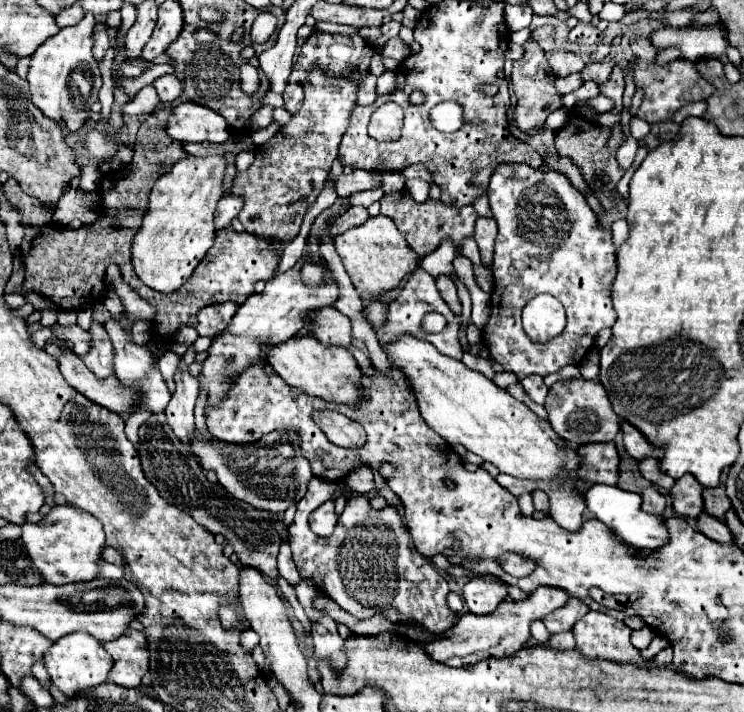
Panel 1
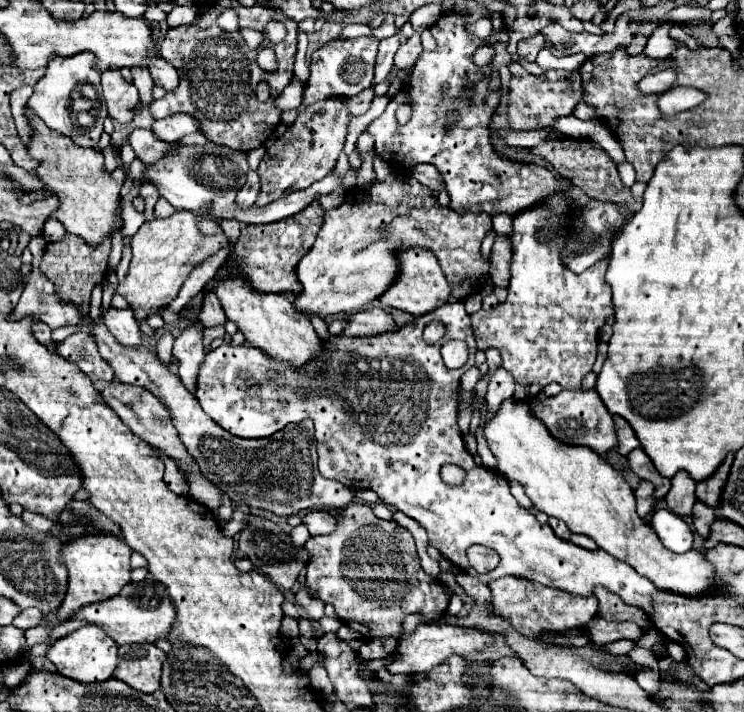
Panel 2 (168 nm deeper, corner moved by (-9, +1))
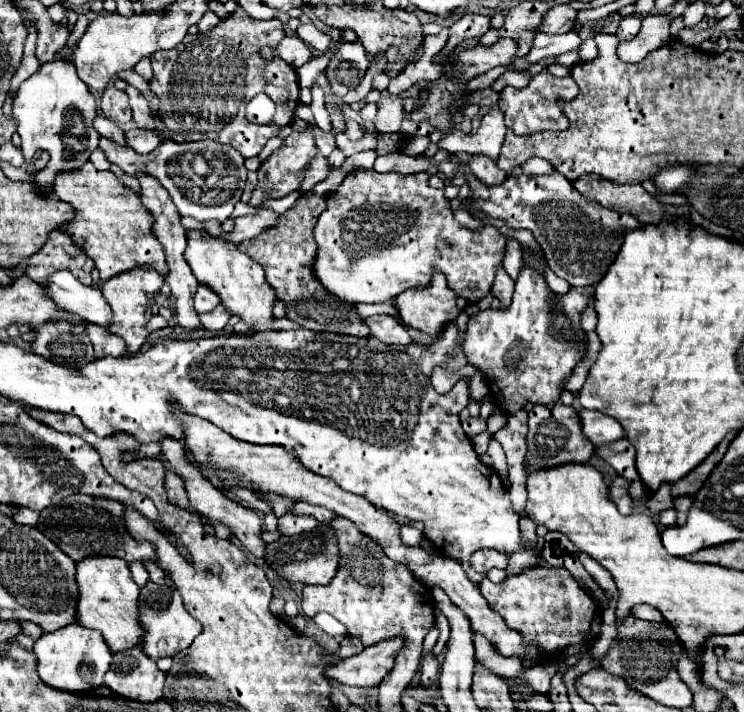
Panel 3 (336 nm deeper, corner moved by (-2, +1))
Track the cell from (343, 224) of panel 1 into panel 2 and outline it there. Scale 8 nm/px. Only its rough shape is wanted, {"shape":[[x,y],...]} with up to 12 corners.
{"shape":[[413,176],[351,188],[297,266],[295,306],[355,314],[429,248],[455,298],[481,290],[489,214]]}

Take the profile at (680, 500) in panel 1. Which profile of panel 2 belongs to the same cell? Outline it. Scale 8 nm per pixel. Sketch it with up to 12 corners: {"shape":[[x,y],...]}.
{"shape":[[685,470],[671,480],[667,508],[681,518],[691,516],[697,498]]}

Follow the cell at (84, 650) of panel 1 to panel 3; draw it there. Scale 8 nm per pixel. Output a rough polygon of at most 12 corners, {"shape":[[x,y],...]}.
{"shape":[[80,624],[42,634],[40,678],[82,692],[102,686],[112,652]]}

